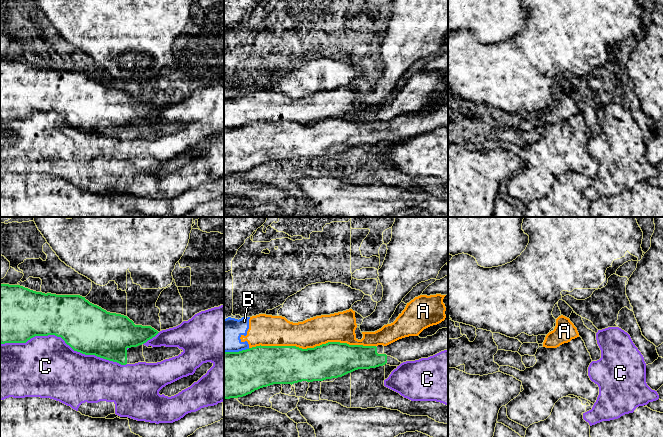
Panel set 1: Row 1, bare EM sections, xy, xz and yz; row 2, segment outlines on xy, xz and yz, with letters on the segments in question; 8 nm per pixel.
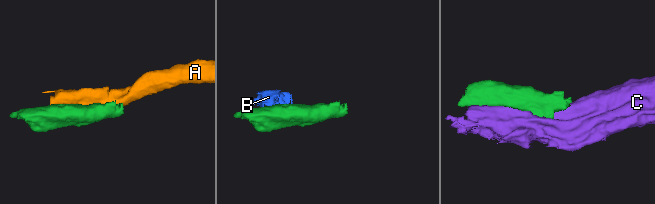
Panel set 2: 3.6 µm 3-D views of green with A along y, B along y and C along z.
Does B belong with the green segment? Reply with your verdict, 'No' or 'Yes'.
No

